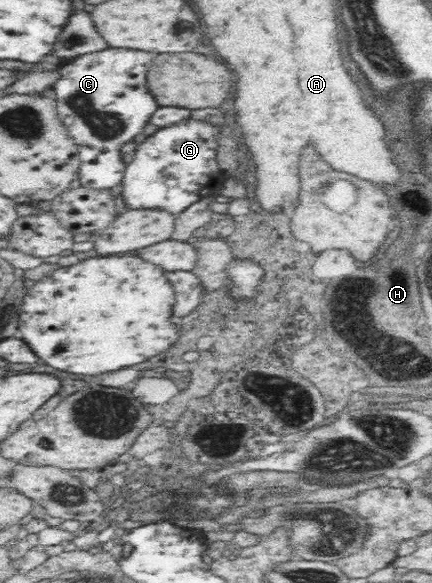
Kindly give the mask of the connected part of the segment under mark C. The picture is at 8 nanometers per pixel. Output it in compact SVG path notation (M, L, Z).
M104 49L100 53L87 53L70 61L65 61L58 68L58 79L54 81L55 102L58 117L74 137L78 149L80 149L80 181L84 187L94 189L110 189L119 185L124 175L124 163L120 157L120 147L140 135L144 125L152 113L158 109L154 97L150 95L146 87L146 75L150 69L150 63L154 61L154 53L136 51L136 49Z

